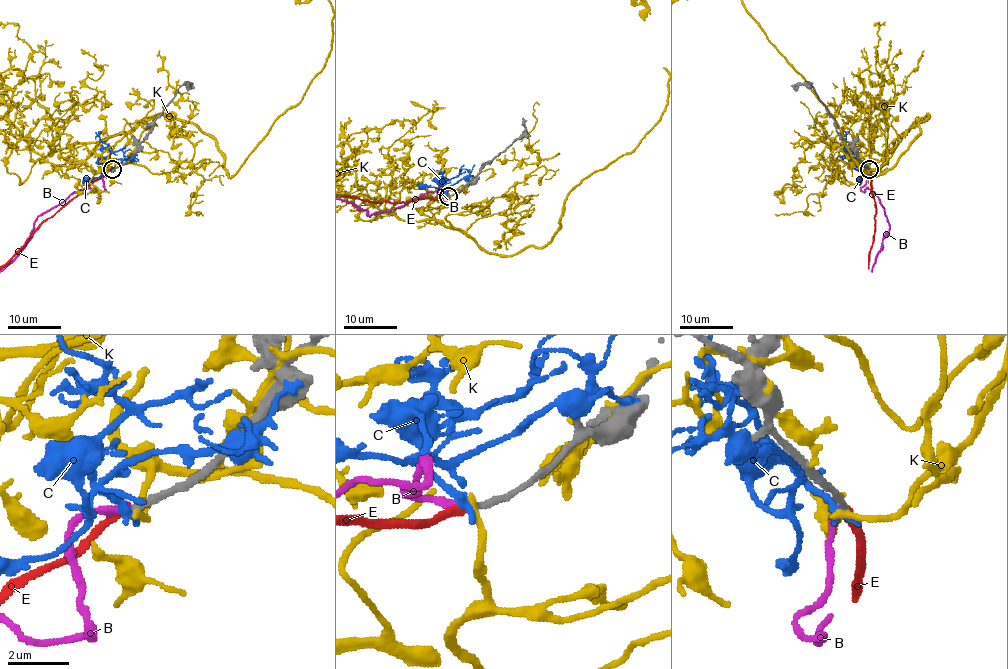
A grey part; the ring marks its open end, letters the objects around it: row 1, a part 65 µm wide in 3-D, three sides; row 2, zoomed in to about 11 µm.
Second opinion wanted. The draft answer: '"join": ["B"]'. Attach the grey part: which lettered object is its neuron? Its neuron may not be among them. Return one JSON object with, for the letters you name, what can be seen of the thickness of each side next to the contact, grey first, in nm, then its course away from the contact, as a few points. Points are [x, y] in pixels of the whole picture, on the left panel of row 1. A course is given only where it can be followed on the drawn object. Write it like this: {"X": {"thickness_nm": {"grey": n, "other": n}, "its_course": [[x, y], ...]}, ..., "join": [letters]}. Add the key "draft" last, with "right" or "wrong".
{"E": {"thickness_nm": {"grey": 240, "other": 240}}, "join": ["E"], "draft": "wrong"}

